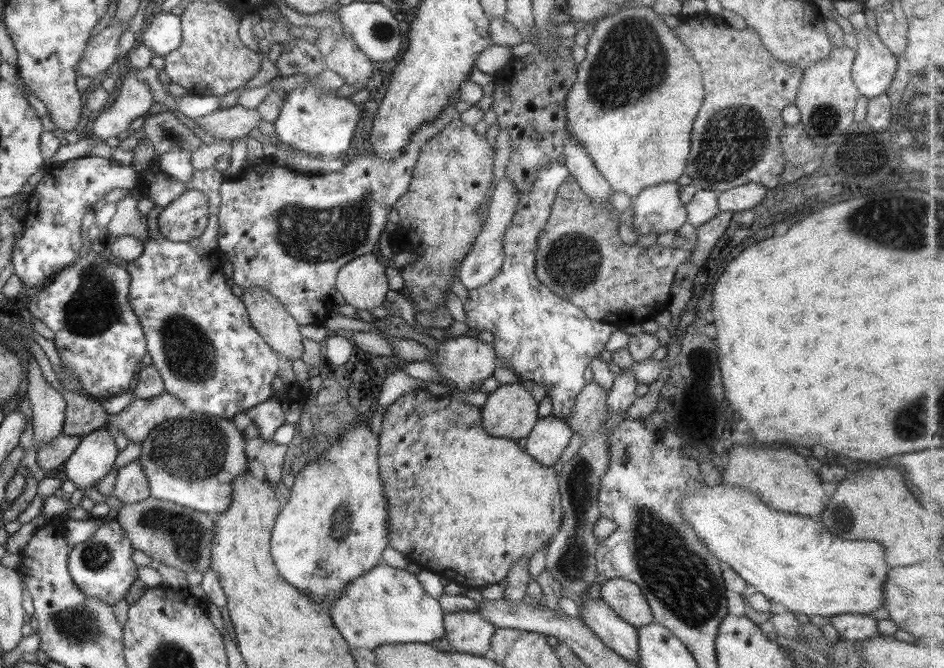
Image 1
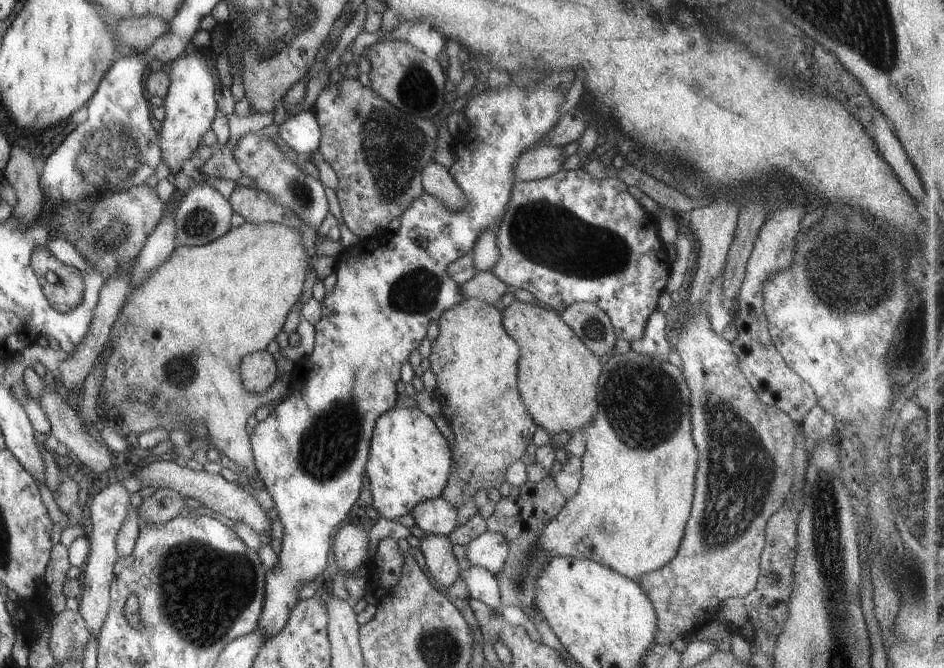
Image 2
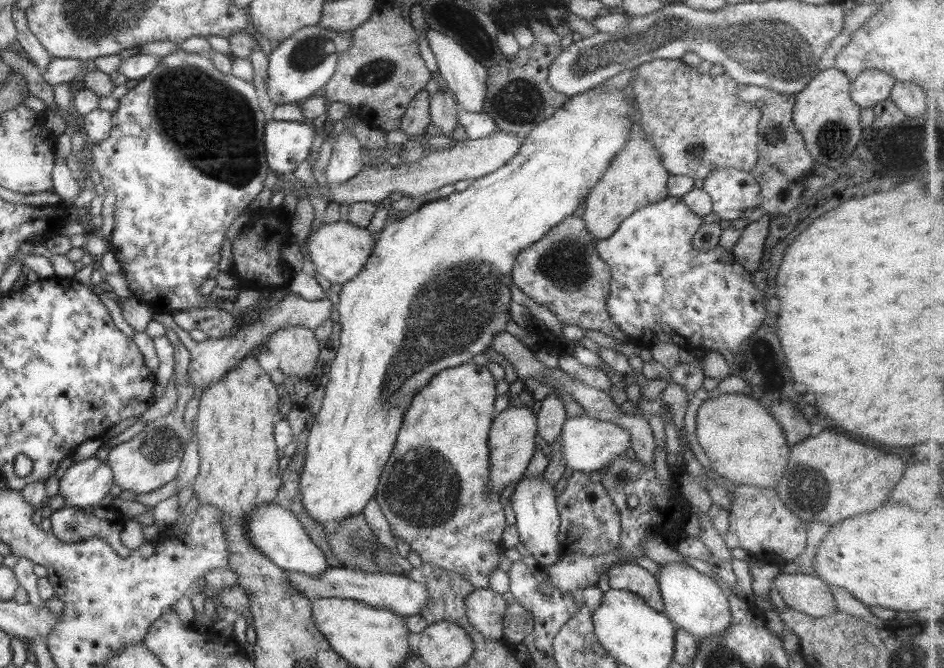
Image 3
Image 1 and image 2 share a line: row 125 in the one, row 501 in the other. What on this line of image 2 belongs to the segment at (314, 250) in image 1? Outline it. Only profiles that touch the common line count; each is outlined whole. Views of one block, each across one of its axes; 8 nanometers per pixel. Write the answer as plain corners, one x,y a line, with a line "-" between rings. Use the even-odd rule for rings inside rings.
442,497
418,502
412,508
411,515
416,526
427,534
449,535
458,522
458,509

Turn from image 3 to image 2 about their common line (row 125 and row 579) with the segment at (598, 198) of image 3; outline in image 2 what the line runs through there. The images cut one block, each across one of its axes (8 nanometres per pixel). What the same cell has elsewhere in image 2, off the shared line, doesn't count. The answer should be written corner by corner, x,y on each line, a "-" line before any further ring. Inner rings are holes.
630,349
625,354
614,354
608,358
604,364
604,370
598,378
598,396
596,396
598,408
594,418
590,423
583,427
586,434
586,452
581,456
582,480
580,488
572,498
567,499
562,510
546,524
542,530
538,544
546,552
550,552
550,558
557,556
574,556
578,559
584,558
596,561
601,565
607,566
620,574
639,581
644,574
662,568
667,562
670,562
678,552
682,536
684,536
684,526
690,518
692,510
692,498
696,490
696,470
698,470
698,448
692,440
692,420
690,420
690,388
685,382
685,376
682,369
675,365
644,354
638,354

